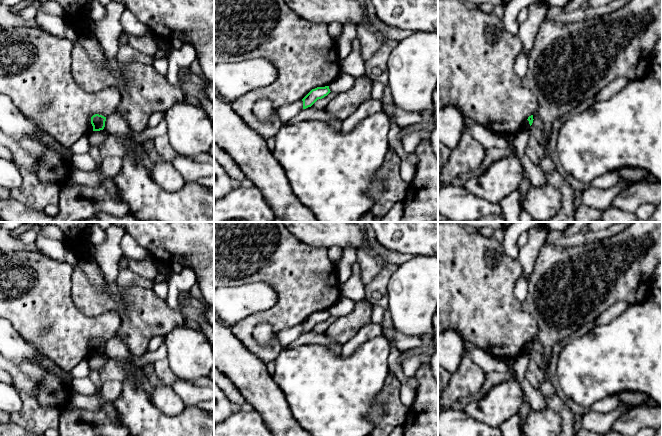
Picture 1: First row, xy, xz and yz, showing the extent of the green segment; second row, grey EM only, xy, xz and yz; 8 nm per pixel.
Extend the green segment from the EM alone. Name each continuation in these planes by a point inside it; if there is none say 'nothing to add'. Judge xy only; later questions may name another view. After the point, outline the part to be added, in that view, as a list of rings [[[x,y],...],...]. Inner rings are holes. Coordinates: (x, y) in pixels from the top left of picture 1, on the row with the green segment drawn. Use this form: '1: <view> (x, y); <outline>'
nothing to add

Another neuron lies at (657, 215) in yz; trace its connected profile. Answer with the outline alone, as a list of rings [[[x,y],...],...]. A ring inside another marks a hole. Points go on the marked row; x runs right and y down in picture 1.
[[[662,203],[656,205],[653,215],[647,220],[637,219],[636,222],[662,222]]]

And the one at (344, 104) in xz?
[[[368,76],[356,78],[353,87],[337,94],[324,110],[342,121],[347,119],[362,103],[371,99],[373,84]]]

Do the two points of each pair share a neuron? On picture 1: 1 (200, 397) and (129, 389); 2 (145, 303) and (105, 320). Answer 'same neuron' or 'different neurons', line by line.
1: different neurons
2: different neurons

